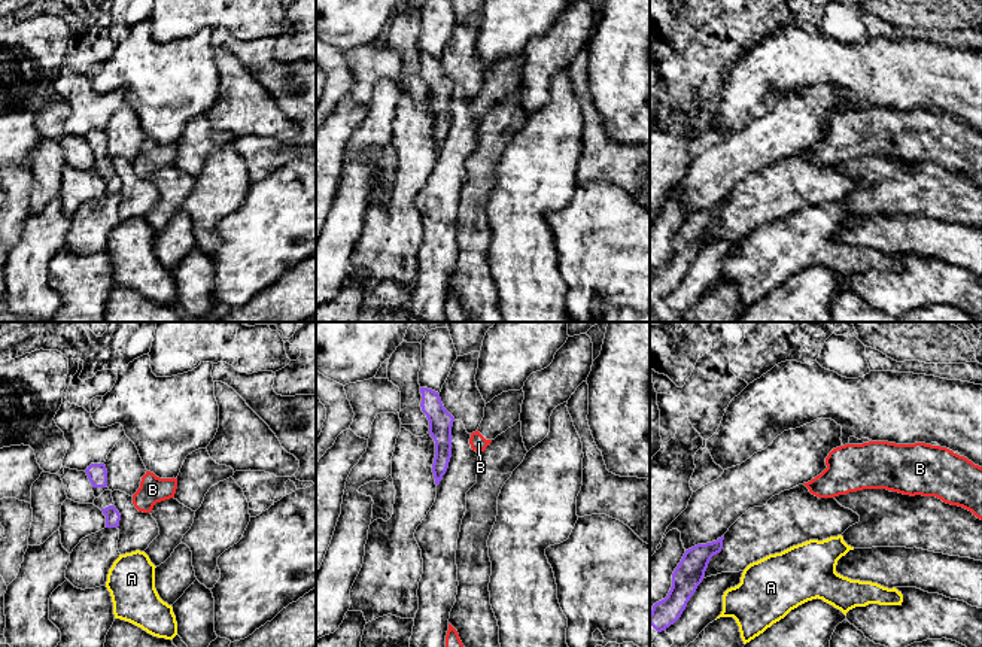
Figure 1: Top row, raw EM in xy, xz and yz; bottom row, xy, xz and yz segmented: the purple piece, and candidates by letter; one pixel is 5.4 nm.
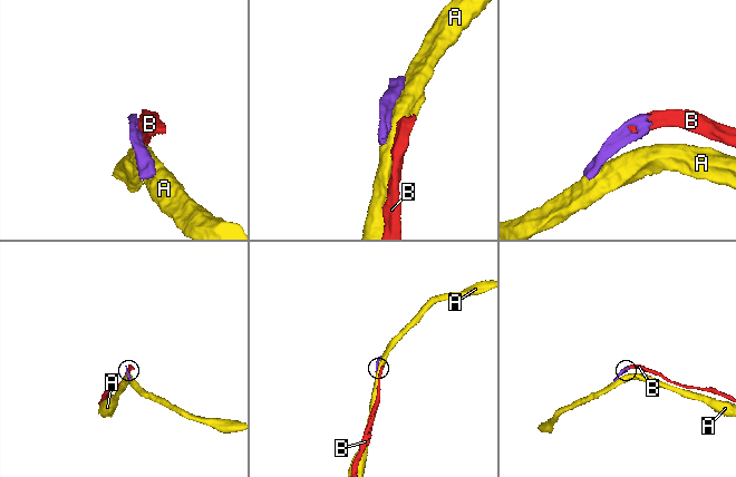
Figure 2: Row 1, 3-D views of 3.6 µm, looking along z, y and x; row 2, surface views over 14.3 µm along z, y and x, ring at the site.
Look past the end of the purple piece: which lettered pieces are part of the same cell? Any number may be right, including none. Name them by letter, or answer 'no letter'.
no letter

